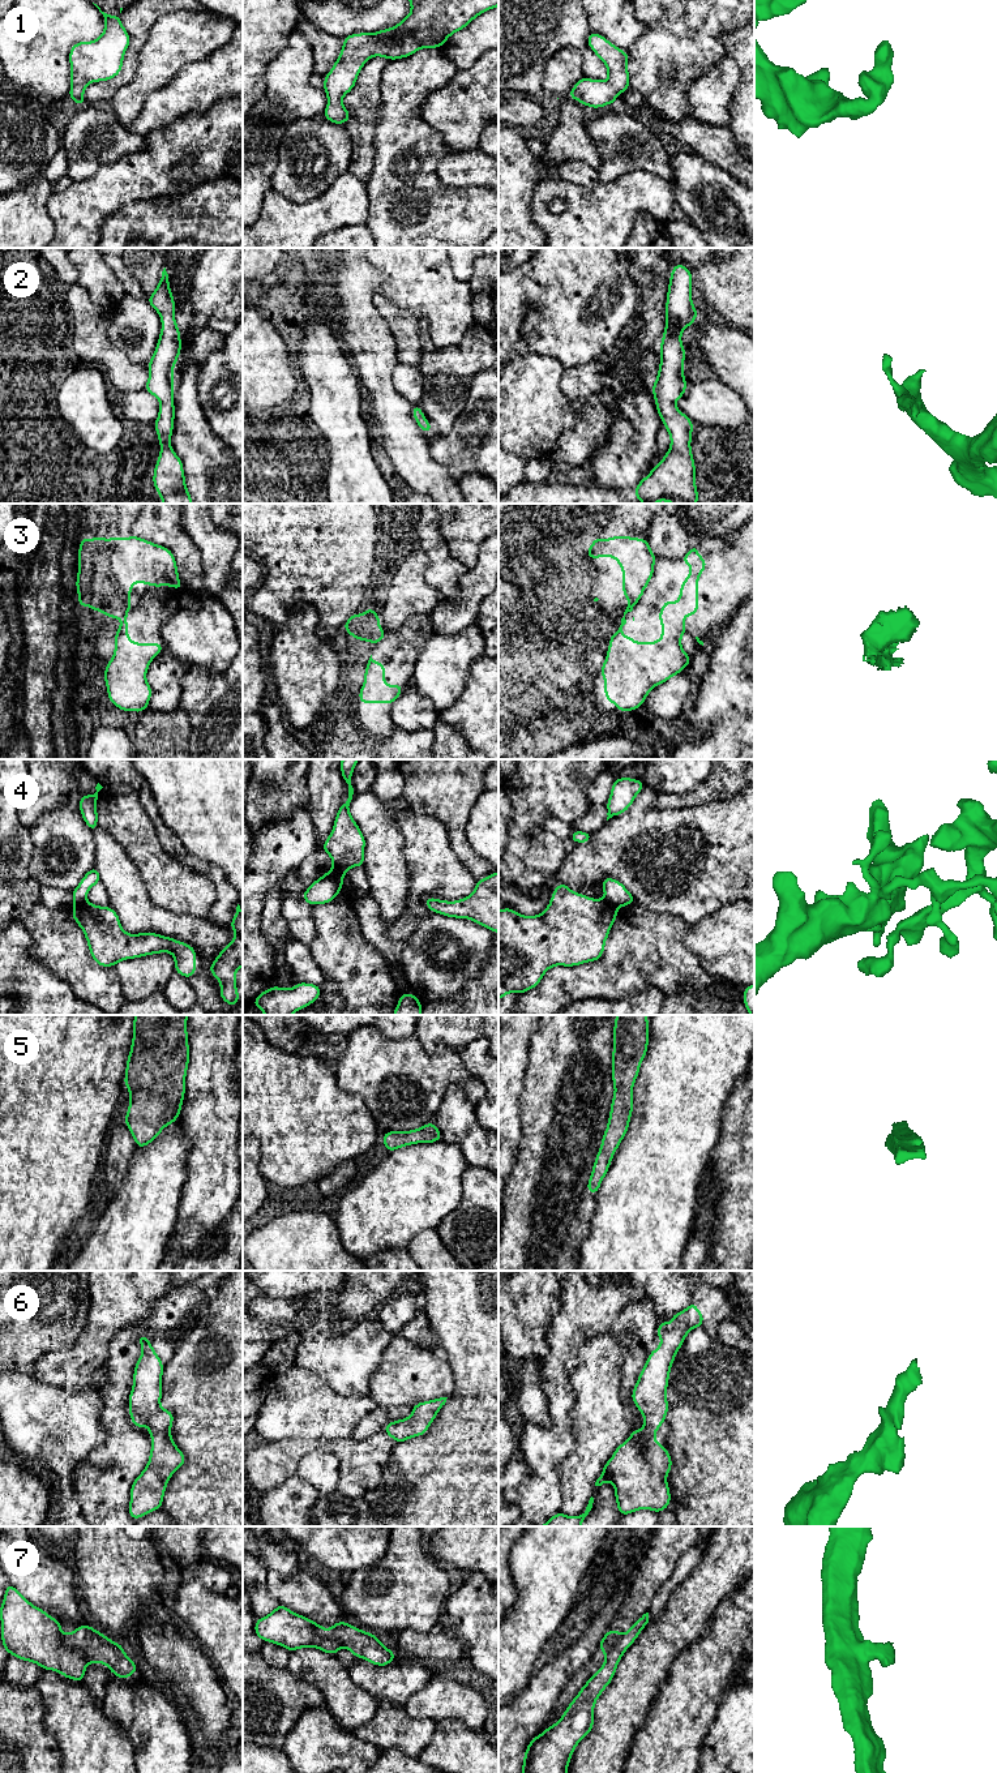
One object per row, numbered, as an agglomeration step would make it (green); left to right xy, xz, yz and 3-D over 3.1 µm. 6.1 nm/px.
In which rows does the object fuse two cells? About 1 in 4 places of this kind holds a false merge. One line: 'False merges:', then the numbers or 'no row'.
False merges: 3, 4, 7

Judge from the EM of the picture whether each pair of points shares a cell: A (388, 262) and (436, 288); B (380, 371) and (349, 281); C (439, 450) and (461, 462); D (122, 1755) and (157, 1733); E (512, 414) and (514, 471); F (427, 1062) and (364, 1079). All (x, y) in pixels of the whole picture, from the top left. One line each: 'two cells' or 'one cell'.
A: one cell
B: one cell
C: one cell
D: two cells
E: two cells
F: one cell

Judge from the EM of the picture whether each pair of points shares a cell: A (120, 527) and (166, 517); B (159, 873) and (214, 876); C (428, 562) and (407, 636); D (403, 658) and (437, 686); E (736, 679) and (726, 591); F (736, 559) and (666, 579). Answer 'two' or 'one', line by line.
A: two
B: two
C: two
D: two
E: two
F: one

